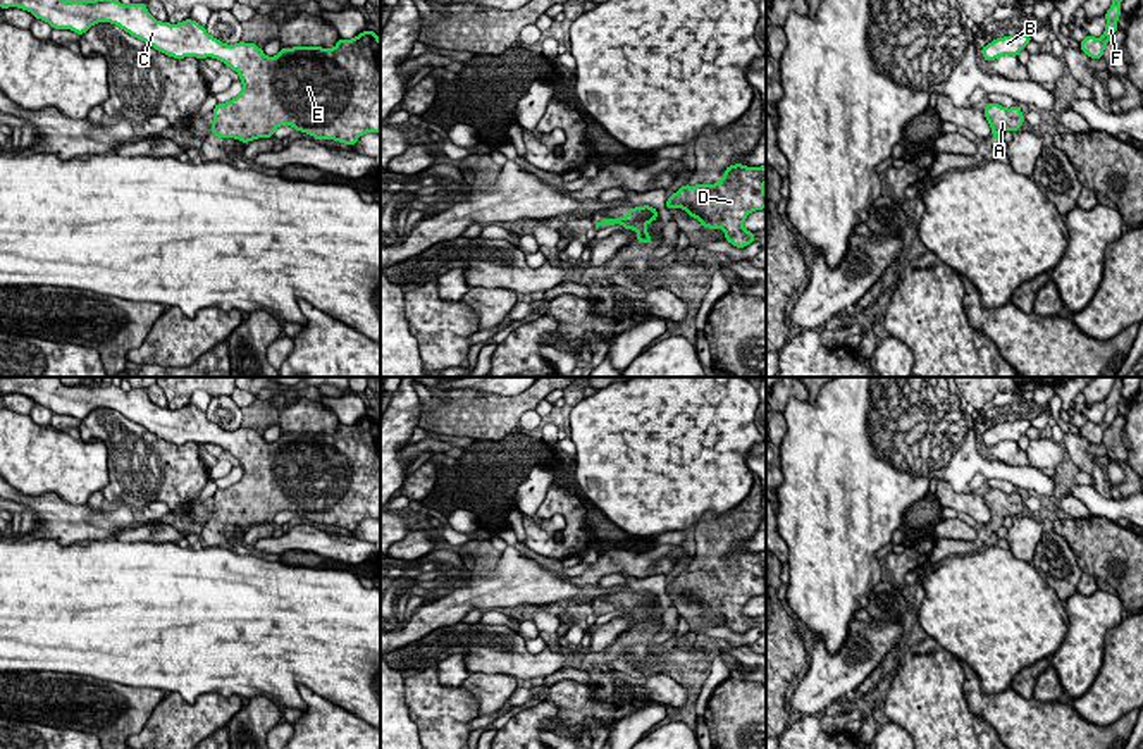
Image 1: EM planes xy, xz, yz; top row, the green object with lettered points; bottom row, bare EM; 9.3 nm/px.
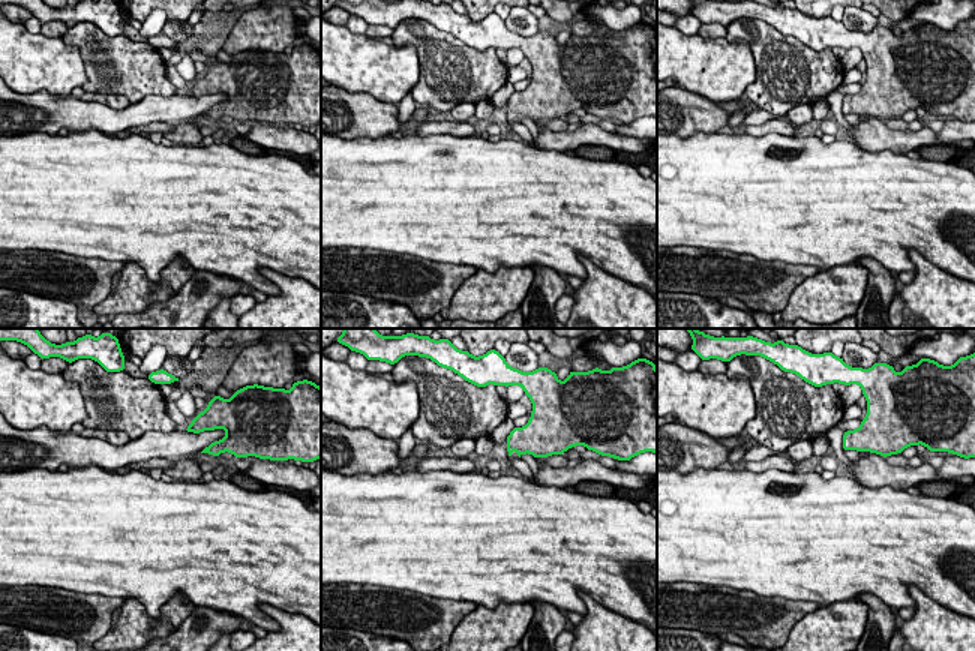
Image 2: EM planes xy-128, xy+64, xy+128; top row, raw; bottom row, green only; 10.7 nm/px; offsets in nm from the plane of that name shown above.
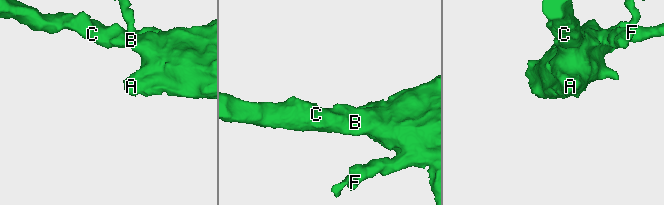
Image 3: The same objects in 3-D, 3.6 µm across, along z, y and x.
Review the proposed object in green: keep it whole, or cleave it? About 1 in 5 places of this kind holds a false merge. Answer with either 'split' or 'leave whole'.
leave whole

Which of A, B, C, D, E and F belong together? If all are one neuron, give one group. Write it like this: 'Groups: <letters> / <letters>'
Groups: A B C D E F

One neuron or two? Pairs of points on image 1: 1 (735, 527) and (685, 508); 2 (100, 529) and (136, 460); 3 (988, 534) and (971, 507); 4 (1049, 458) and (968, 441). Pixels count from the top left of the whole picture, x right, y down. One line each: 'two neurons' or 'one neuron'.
1: two neurons
2: two neurons
3: two neurons
4: two neurons

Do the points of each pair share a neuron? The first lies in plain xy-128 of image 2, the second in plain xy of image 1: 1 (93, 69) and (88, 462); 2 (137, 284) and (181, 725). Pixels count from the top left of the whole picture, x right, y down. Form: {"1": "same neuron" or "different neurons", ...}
{"1": "different neurons", "2": "same neuron"}

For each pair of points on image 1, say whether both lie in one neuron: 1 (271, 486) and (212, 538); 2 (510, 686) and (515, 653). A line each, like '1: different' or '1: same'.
1: same
2: different

